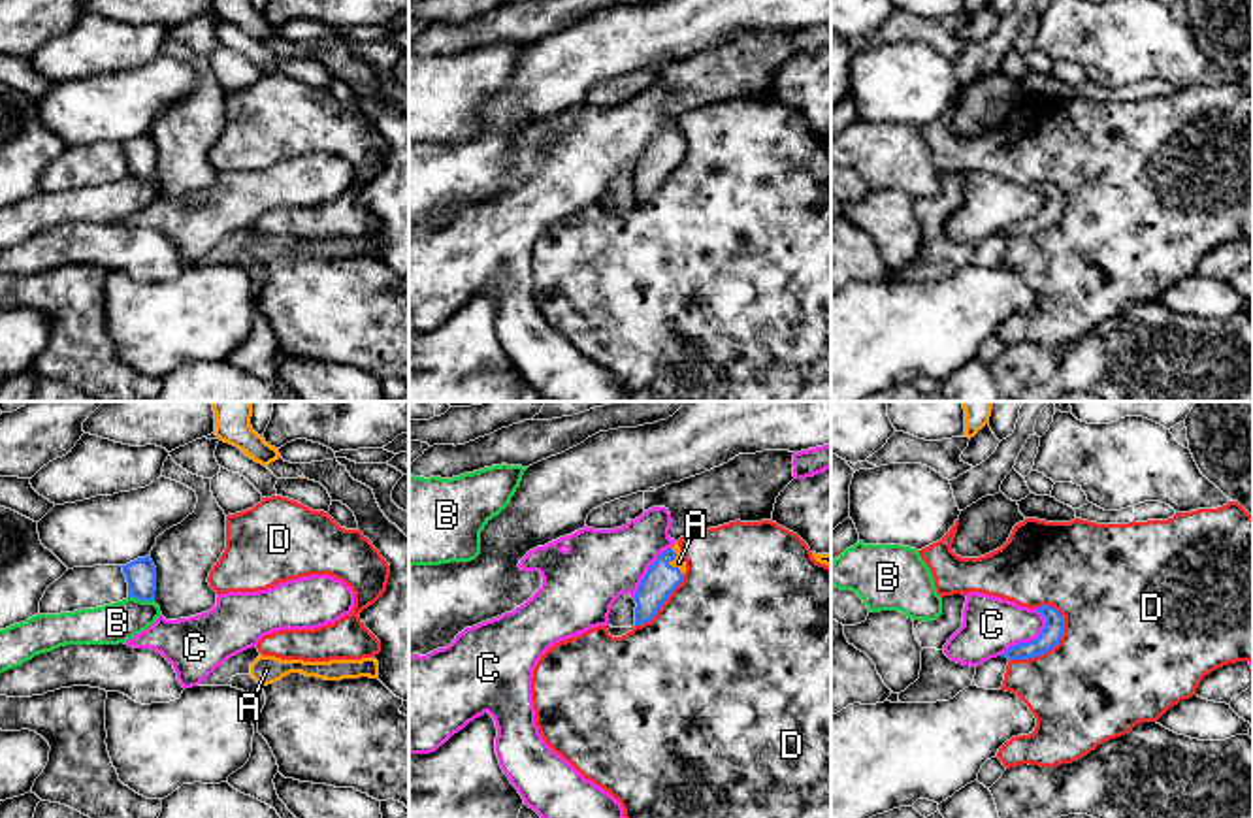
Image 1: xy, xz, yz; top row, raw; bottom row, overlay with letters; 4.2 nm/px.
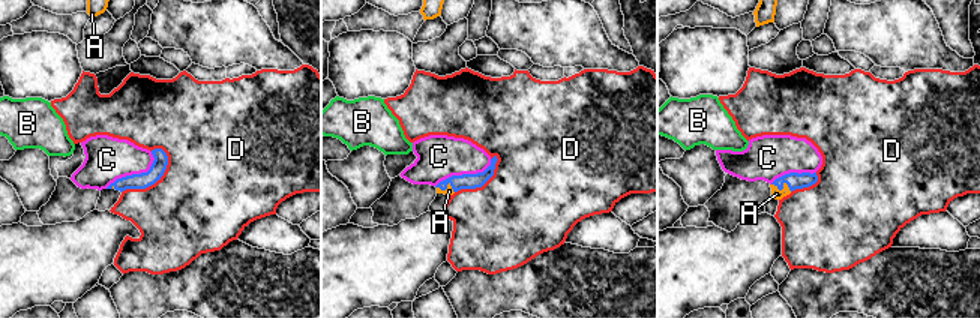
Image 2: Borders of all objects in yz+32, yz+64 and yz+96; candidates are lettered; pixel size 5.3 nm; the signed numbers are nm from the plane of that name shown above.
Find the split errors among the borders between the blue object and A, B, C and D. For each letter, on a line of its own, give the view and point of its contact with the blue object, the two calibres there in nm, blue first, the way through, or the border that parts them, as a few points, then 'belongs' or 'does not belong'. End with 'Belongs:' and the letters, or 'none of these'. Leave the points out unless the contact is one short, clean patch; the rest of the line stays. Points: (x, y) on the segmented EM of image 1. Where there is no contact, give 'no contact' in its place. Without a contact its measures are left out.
A: xz (671, 566) | 140/50 nm | along xz (671, 549), (675, 553), (671, 564), (683, 575) | does not belong
B: xy (142, 600) | 130/170 nm | along xy (129, 594), (140, 600), (153, 600) | does not belong
C: yz (1025, 643) | 90/240 nm | does not belong
D: yz (1052, 647) | 90/480 nm | does not belong
Belongs: none of these

